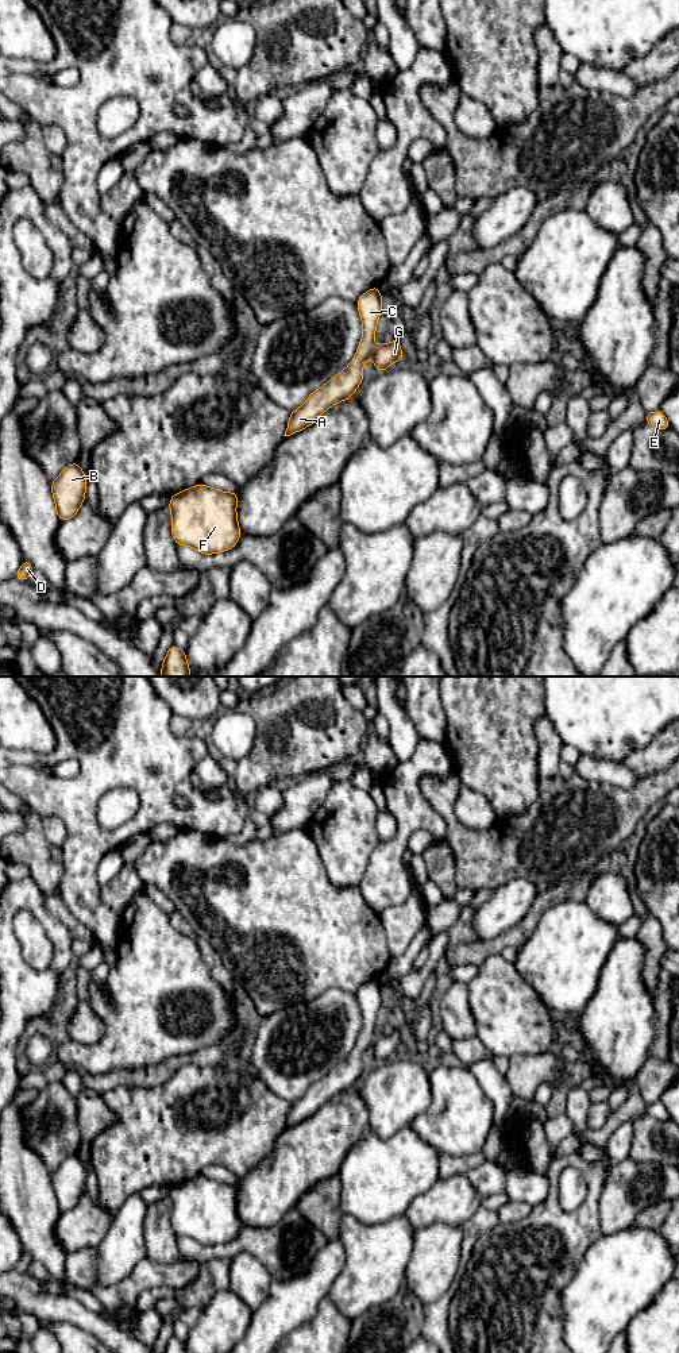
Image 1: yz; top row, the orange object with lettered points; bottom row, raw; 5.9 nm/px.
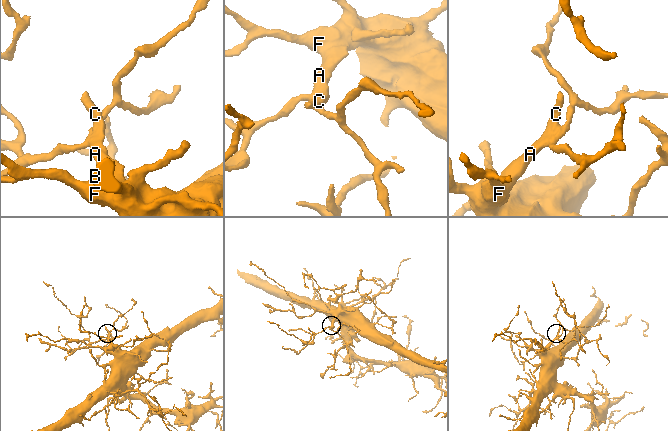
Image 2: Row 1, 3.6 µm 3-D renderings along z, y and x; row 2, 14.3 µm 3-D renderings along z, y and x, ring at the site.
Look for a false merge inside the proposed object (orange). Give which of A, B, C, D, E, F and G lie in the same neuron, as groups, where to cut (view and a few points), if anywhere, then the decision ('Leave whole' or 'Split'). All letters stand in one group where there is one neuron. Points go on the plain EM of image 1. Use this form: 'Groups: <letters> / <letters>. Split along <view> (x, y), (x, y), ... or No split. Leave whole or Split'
Groups: A B C D E F G. No split. Leave whole

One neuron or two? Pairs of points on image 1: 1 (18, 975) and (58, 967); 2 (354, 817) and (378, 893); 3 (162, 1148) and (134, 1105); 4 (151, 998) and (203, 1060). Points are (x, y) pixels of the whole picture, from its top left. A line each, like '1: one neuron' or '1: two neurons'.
1: one neuron
2: two neurons
3: one neuron
4: two neurons

